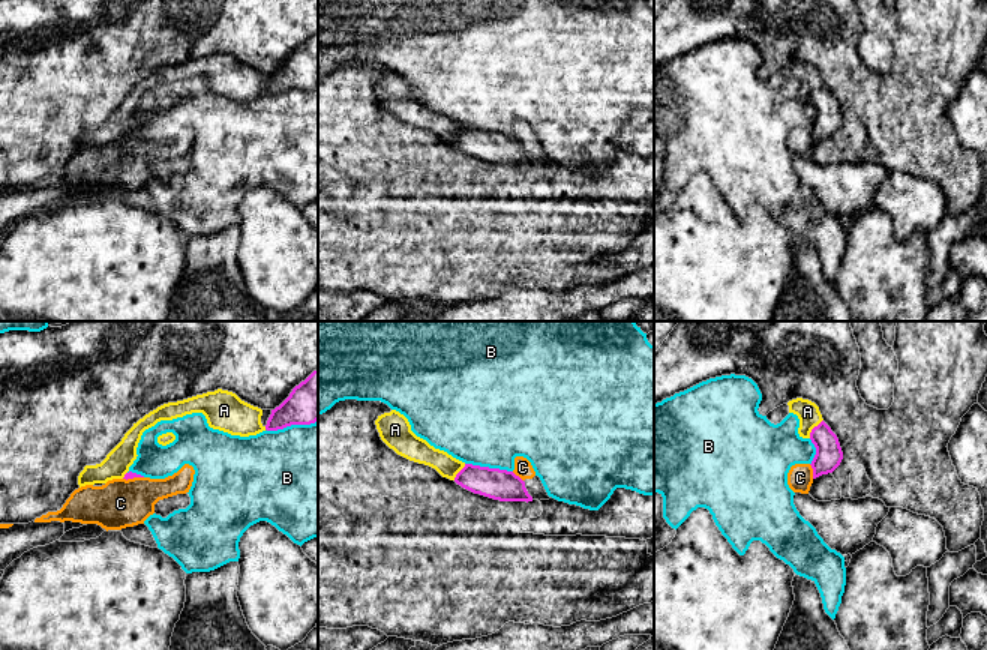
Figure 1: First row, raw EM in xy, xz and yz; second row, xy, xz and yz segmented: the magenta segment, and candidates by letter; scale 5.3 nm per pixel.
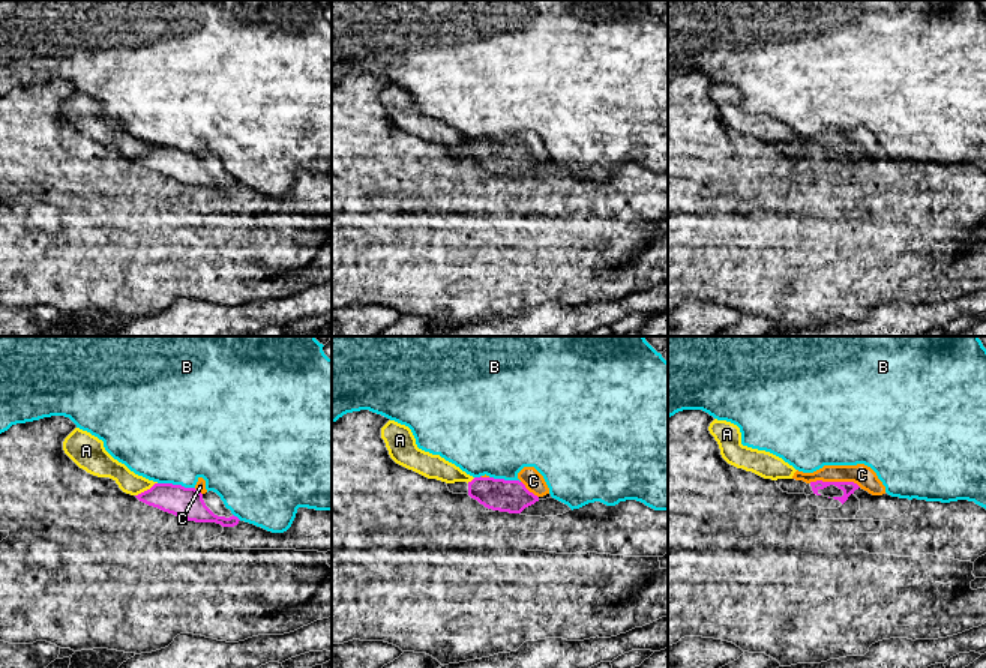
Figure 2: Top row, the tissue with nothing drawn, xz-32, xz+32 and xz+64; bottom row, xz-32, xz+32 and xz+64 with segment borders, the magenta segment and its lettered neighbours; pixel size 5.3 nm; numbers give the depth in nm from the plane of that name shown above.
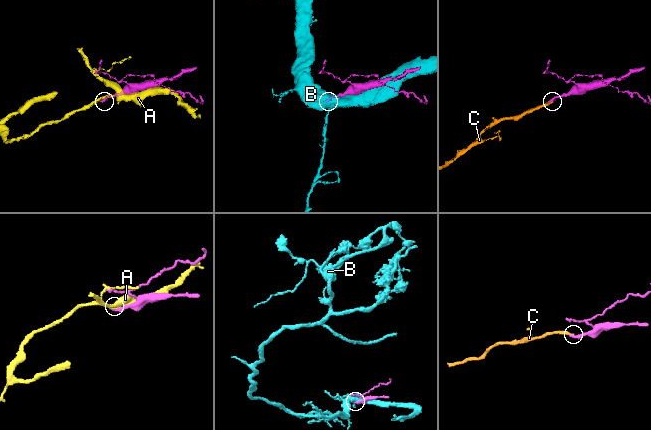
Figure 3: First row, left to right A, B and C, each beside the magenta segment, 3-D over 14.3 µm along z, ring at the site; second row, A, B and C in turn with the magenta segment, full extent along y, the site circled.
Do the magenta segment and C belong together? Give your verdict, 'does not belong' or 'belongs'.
belongs

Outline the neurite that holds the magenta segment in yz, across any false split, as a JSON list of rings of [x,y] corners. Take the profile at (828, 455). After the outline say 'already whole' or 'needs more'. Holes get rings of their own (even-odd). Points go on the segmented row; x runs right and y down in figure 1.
[[[822,420],[810,432],[816,455],[810,464],[795,464],[788,473],[788,485],[794,492],[808,494],[813,480],[832,473],[843,459],[837,435]]]; needs more

